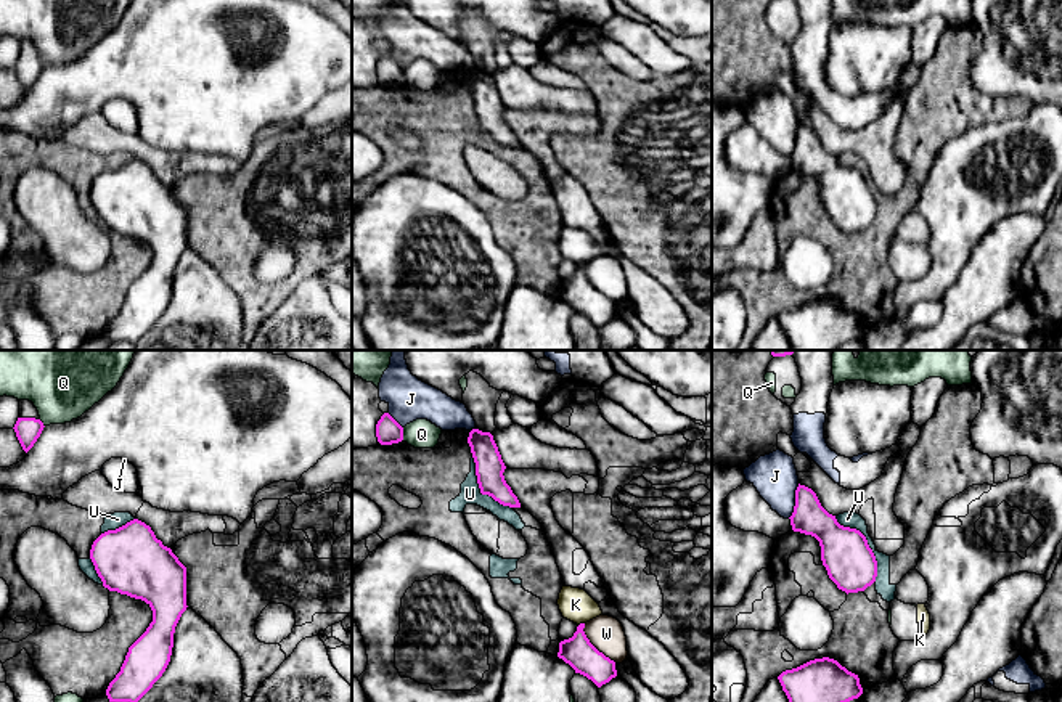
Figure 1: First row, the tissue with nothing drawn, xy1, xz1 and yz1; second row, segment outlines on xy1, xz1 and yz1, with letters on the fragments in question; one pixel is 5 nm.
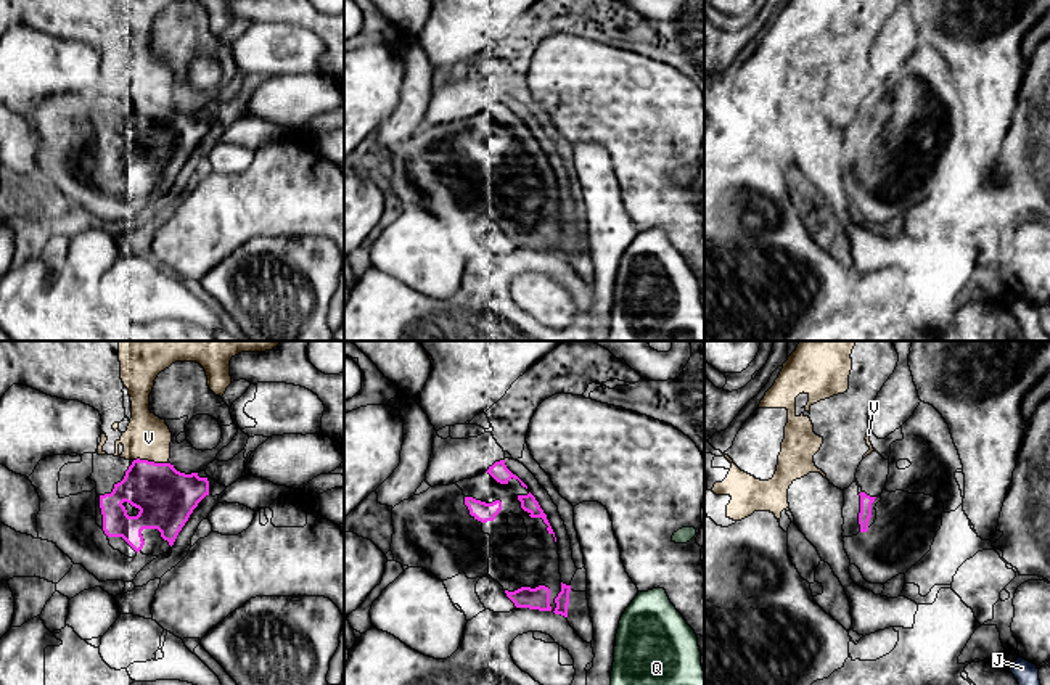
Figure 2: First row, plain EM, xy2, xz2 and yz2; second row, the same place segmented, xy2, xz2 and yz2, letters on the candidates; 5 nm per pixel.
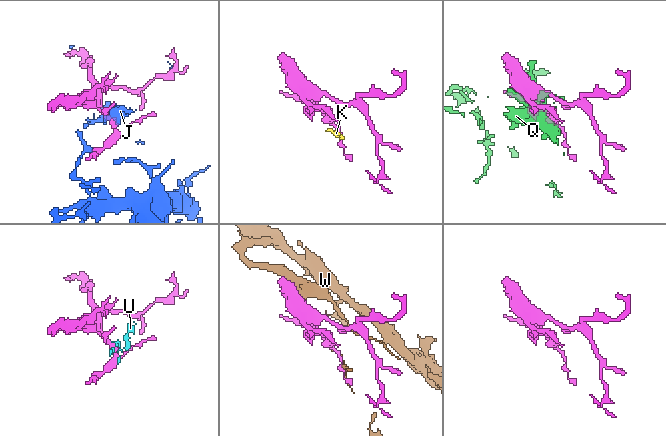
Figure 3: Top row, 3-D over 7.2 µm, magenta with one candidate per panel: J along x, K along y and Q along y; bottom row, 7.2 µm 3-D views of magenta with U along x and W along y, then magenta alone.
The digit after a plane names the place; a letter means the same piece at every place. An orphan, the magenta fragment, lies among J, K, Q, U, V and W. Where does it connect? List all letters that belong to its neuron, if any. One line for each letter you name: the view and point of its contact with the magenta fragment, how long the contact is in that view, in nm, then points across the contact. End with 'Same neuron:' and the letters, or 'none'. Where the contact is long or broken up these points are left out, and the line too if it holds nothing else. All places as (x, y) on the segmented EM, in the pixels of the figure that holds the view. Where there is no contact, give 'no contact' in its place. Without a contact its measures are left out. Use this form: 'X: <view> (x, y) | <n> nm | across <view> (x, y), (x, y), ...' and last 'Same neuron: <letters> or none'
Same neuron: none

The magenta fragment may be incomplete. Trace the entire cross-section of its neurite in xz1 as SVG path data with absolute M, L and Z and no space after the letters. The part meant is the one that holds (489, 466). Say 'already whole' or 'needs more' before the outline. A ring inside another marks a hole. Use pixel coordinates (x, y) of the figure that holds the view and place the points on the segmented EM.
already whole; M472 429L468 437L476 463L477 484L482 495L492 496L503 506L521 508L517 496L504 480L504 463L490 432Z

